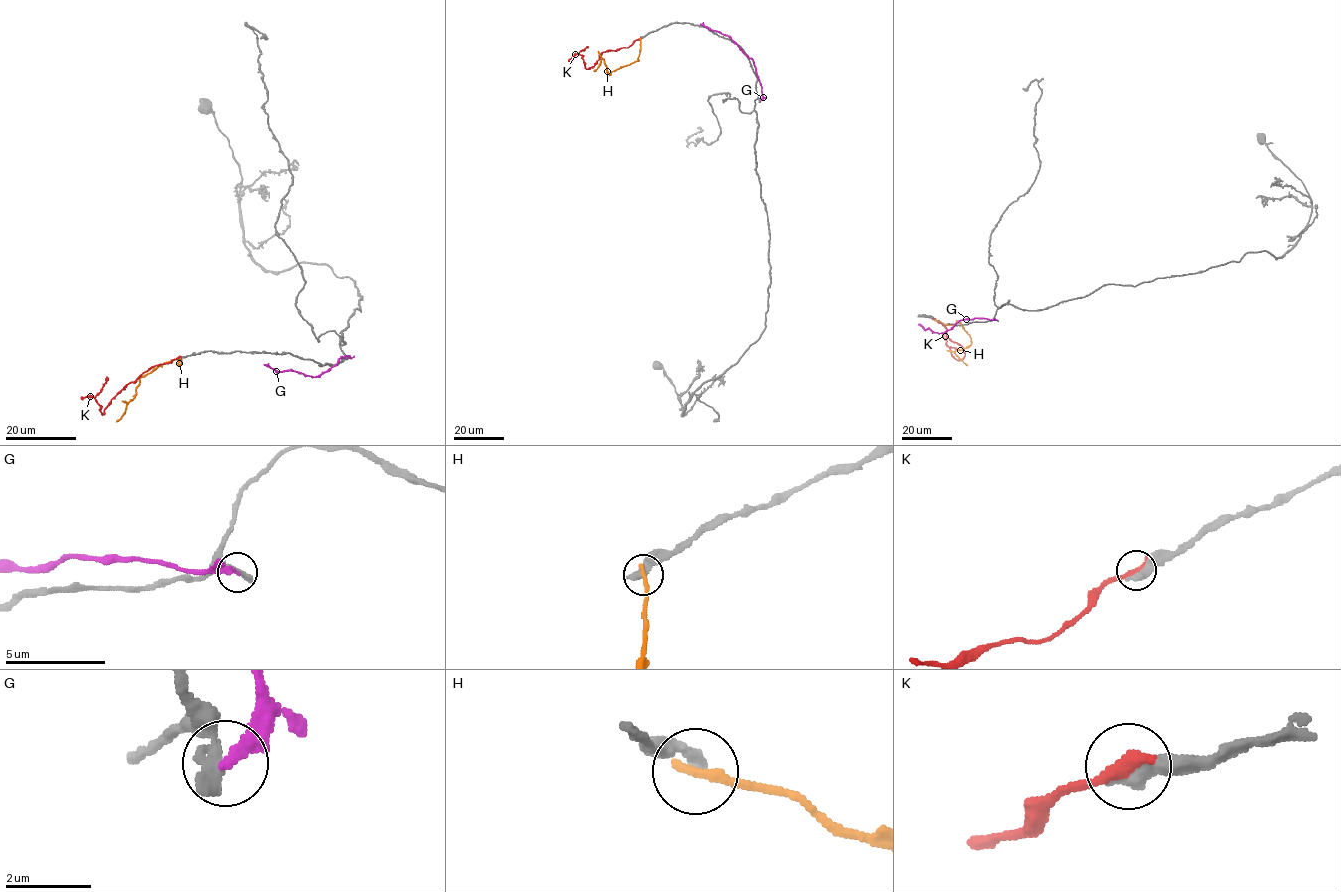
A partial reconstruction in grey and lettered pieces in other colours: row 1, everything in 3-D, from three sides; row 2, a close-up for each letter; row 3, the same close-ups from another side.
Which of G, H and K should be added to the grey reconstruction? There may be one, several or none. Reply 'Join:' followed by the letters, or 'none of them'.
Join: none of them

